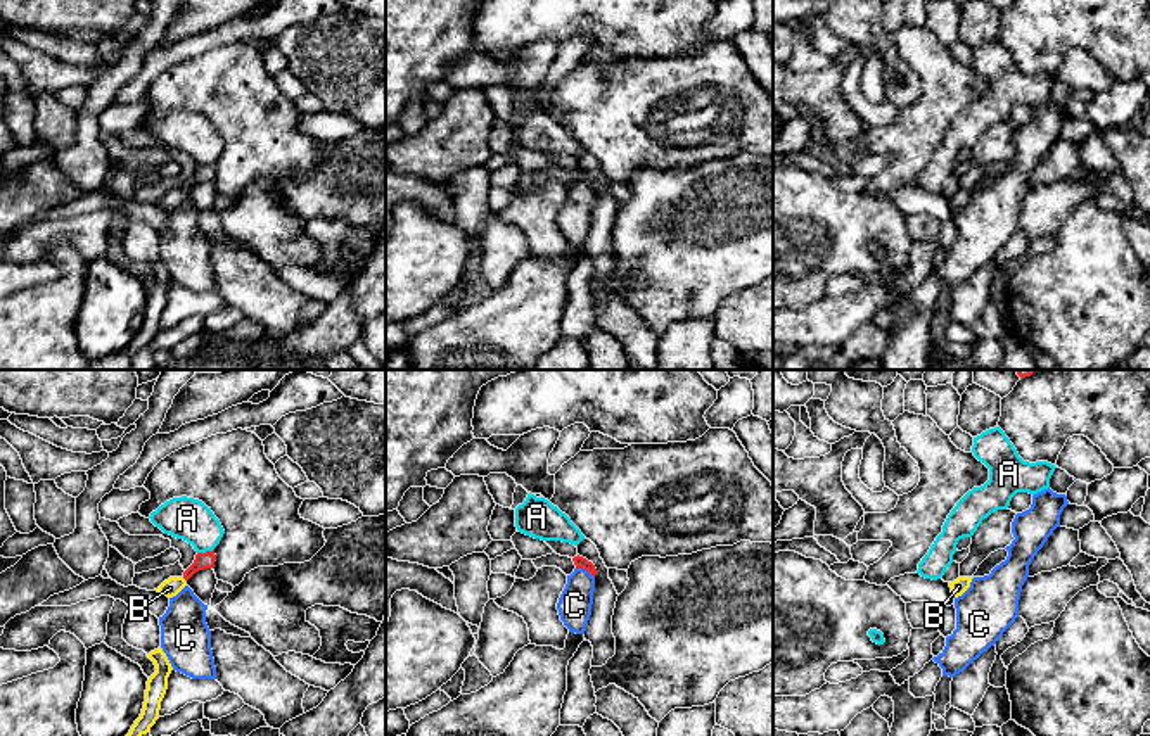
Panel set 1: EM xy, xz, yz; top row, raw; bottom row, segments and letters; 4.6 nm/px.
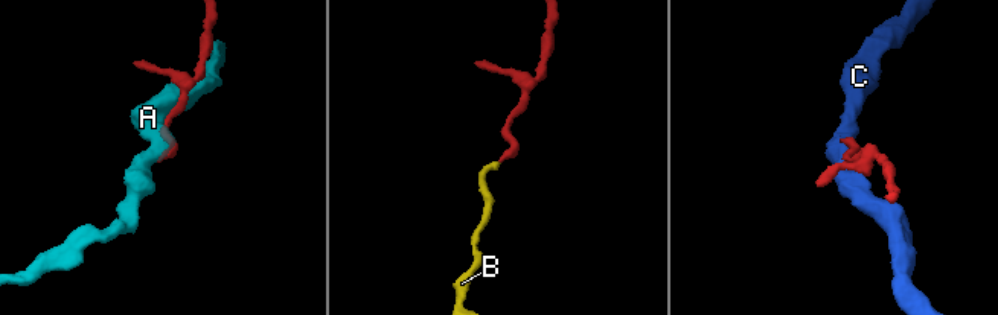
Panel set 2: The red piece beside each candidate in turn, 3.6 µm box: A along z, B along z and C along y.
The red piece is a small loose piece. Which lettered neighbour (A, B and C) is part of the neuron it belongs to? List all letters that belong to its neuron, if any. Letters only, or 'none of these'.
B

